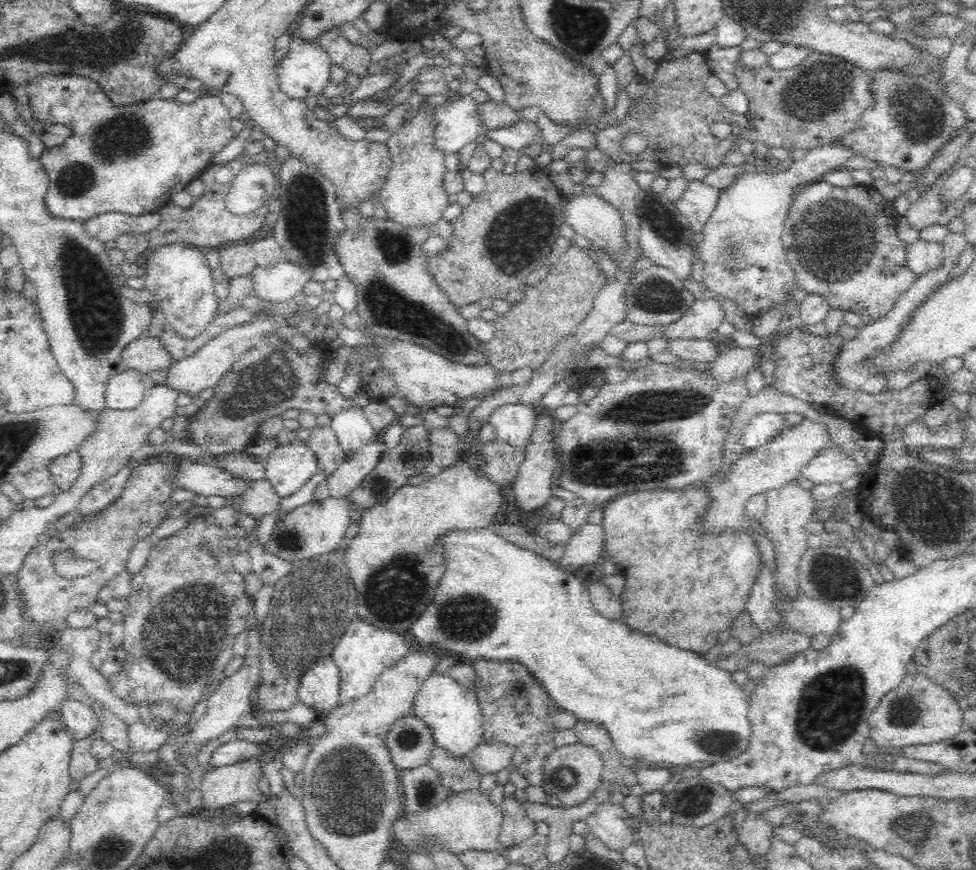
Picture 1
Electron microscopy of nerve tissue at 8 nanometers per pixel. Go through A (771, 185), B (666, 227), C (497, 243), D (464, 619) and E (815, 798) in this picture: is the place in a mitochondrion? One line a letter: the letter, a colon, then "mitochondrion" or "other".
A: other
B: mitochondrion
C: mitochondrion
D: mitochondrion
E: other

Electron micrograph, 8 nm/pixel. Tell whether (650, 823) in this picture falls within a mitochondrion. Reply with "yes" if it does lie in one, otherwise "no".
no

